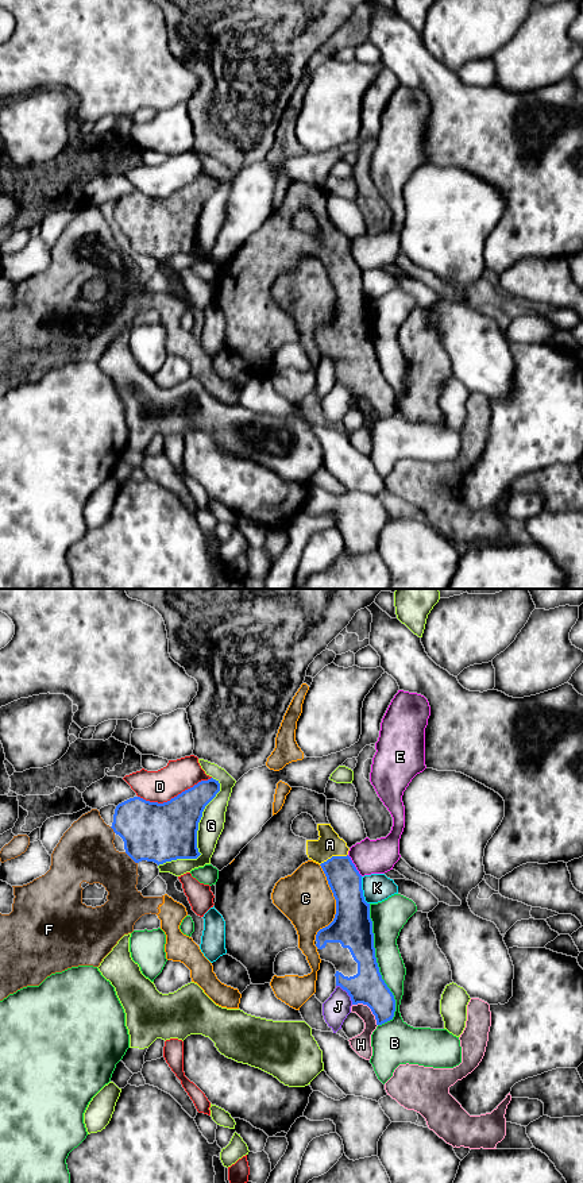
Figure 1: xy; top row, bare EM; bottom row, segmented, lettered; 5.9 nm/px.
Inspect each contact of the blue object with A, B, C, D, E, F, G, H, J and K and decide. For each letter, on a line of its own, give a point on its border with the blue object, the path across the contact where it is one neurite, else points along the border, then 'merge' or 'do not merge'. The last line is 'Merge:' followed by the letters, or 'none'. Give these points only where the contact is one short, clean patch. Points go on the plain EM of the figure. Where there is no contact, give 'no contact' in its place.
A: meets blue in xy at (334, 251); merge
B: meets blue in xy at (377, 361); do not merge
C: meets blue in xy at (336, 299); do not merge
D: meets blue in xy at (174, 192); do not merge
E: meets blue in xy at (354, 261); border along xy (347, 250), (362, 270); do not merge
F: meets blue in xy at (131, 253); do not merge
G: meets blue in xy at (196, 231); do not merge
H: meets blue in xy at (370, 403); runs through xy (367, 382), (370, 403), (370, 422), (361, 439); merge
J: meets blue in xy at (347, 386); border along xy (336, 380), (347, 388), (352, 399); do not merge
K: meets blue in xy at (362, 285); do not merge
Merge: A, H

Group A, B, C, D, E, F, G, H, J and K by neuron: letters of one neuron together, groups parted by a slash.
A H / B / C F / D / E / G / J / K

